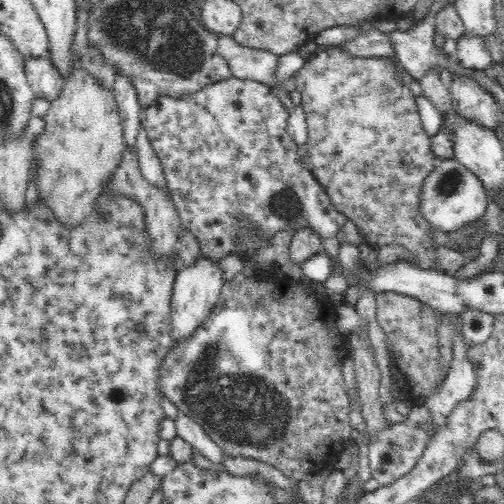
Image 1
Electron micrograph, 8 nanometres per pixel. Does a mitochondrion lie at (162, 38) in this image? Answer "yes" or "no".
yes

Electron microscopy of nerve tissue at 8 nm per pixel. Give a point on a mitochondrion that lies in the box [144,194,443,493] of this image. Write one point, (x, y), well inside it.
(249, 412)

